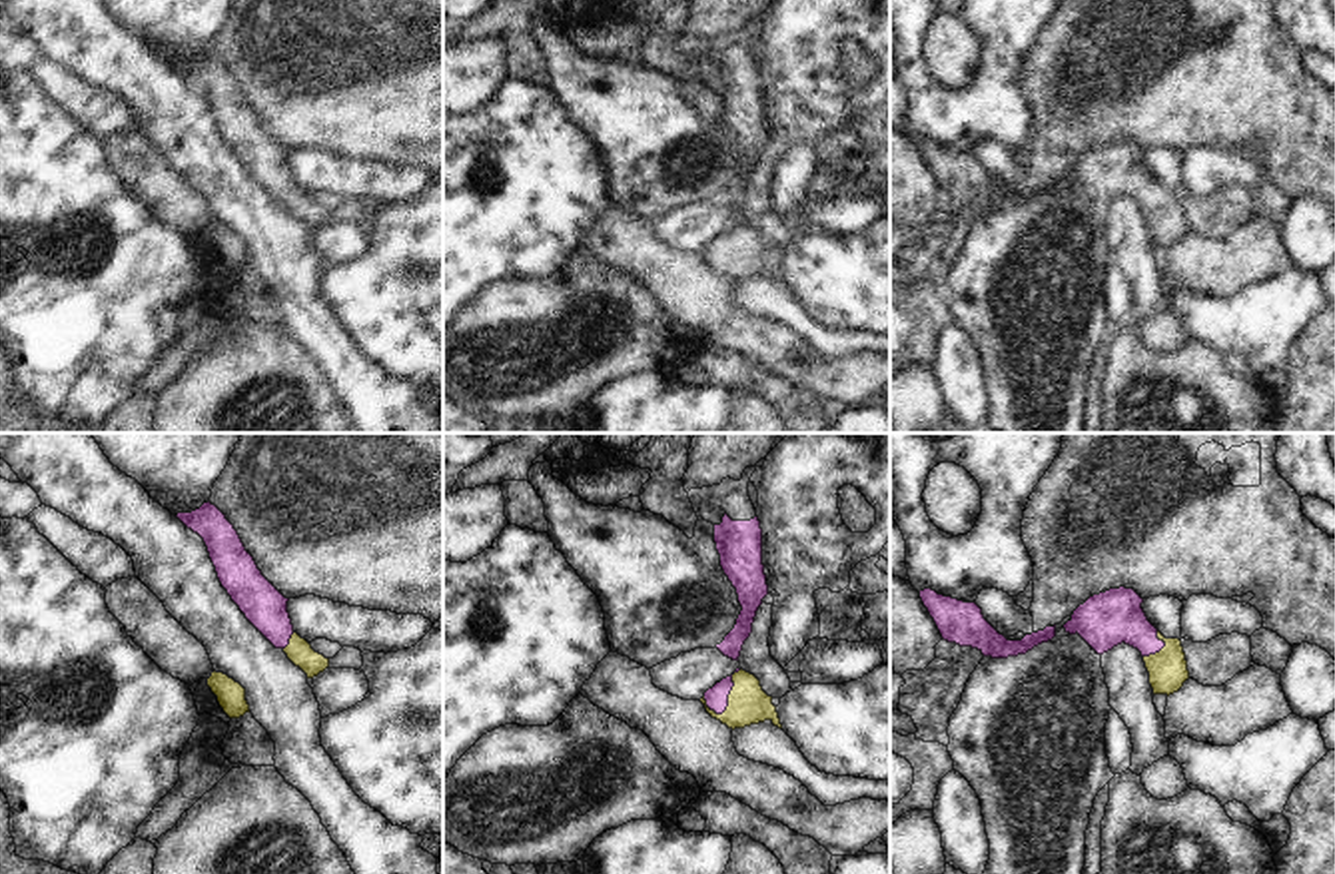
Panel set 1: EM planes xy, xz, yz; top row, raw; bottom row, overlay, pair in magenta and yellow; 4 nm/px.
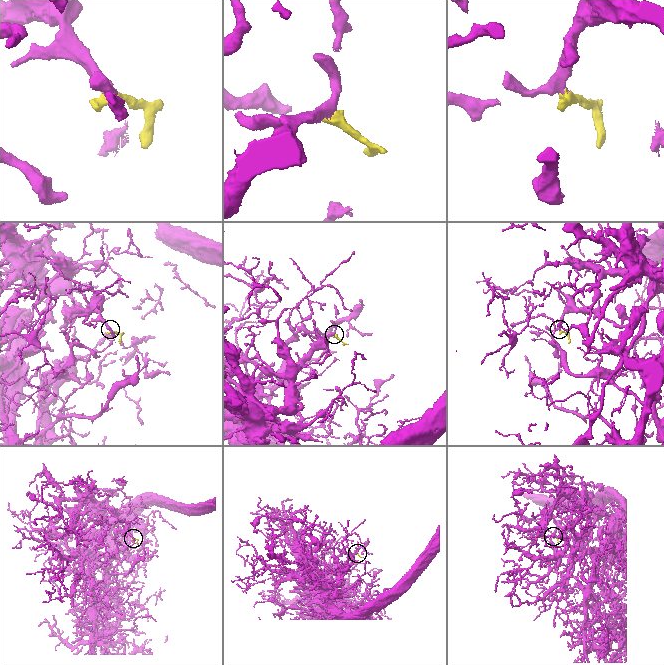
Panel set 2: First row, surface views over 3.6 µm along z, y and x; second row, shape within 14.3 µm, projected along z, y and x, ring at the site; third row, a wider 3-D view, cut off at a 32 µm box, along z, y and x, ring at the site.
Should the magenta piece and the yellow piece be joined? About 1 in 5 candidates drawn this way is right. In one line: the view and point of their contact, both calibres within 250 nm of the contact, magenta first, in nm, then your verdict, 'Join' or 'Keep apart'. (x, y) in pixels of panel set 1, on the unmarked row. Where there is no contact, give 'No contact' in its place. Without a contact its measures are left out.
Touches magenta at xz (729, 246). Thickness 100 nm (magenta) against 160 nm. Join.

